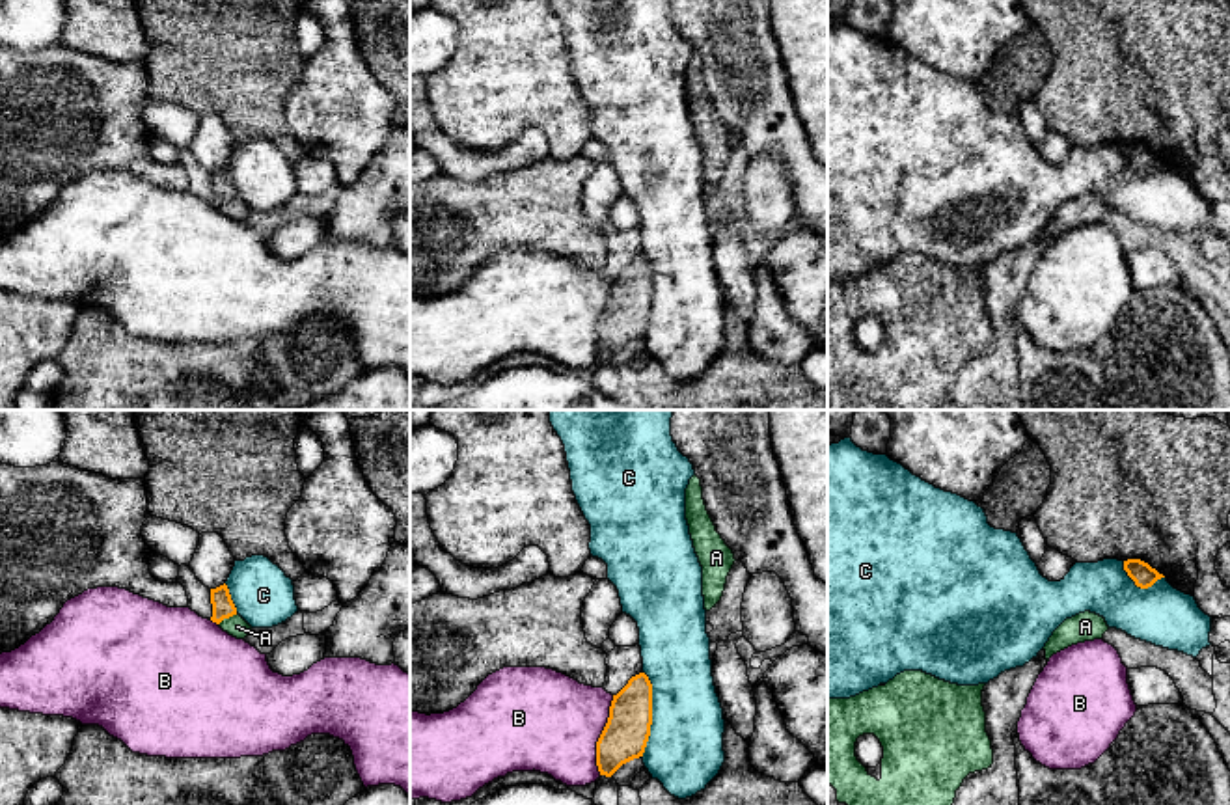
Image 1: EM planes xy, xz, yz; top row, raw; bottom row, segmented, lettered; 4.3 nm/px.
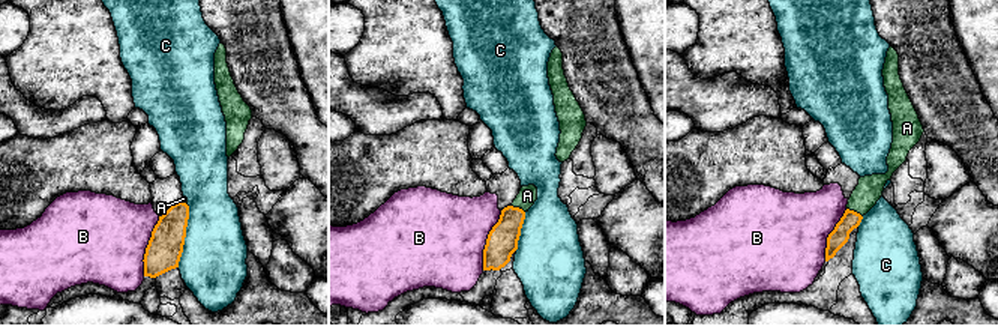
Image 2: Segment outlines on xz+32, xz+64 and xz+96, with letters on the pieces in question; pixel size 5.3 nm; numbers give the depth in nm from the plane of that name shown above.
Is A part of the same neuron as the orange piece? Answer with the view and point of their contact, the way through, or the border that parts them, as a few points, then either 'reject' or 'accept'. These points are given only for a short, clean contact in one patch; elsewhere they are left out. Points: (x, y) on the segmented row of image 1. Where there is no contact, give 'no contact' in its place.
meets orange in xy at (228, 617); runs through xy (222, 606), (228, 617), (237, 627); accept

